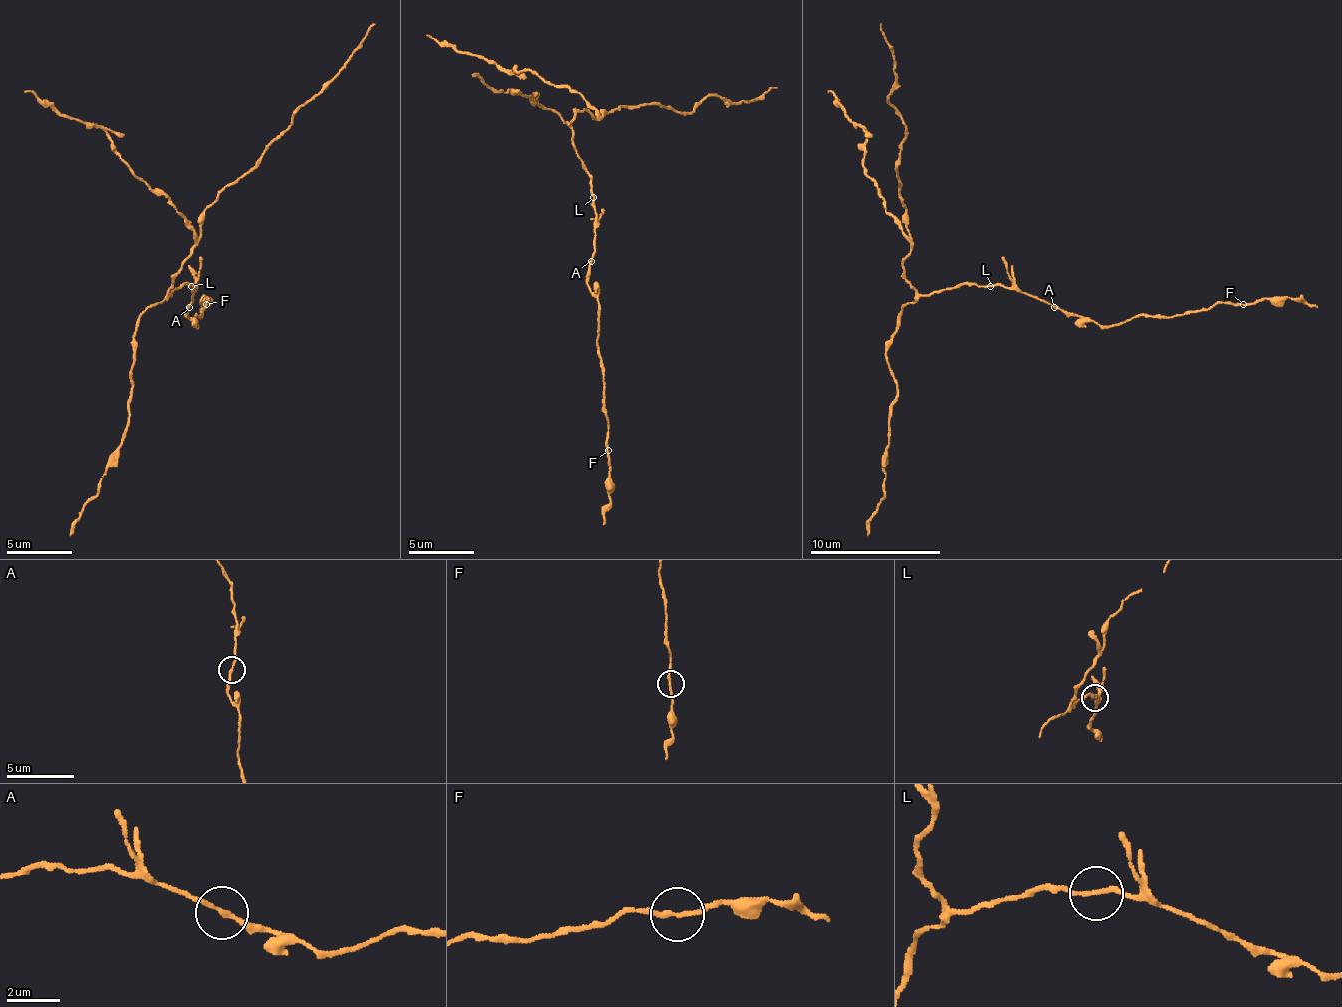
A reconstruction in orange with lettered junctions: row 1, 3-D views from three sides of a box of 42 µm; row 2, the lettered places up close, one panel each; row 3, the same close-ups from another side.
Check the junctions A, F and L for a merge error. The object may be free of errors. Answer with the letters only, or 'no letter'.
L

